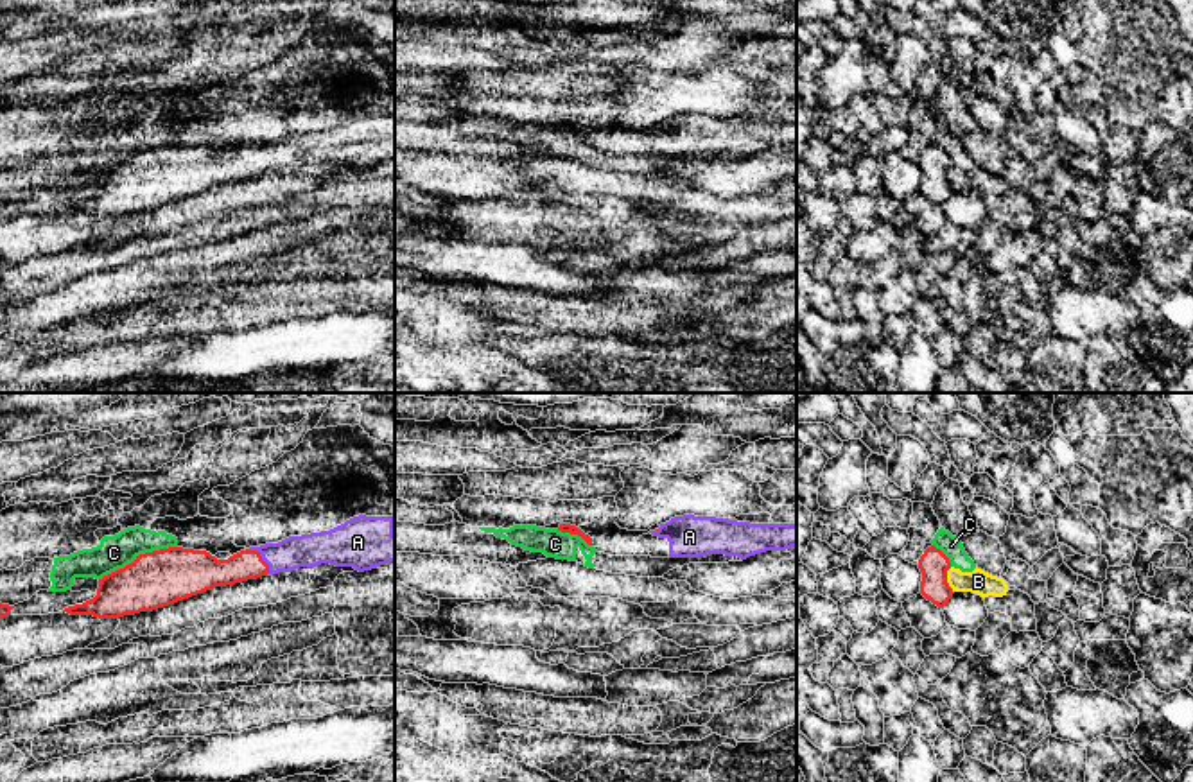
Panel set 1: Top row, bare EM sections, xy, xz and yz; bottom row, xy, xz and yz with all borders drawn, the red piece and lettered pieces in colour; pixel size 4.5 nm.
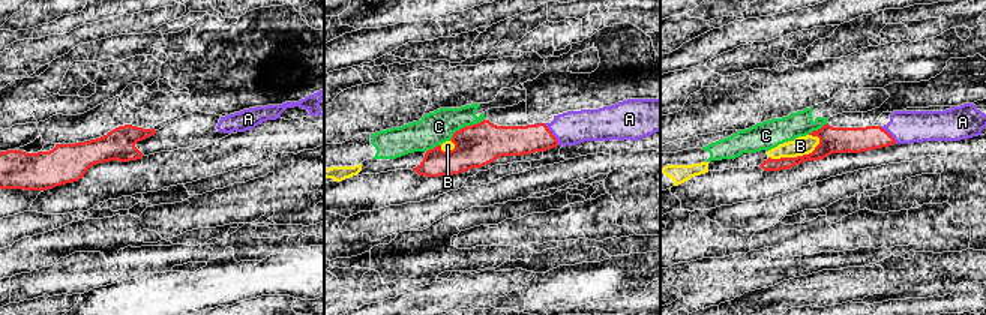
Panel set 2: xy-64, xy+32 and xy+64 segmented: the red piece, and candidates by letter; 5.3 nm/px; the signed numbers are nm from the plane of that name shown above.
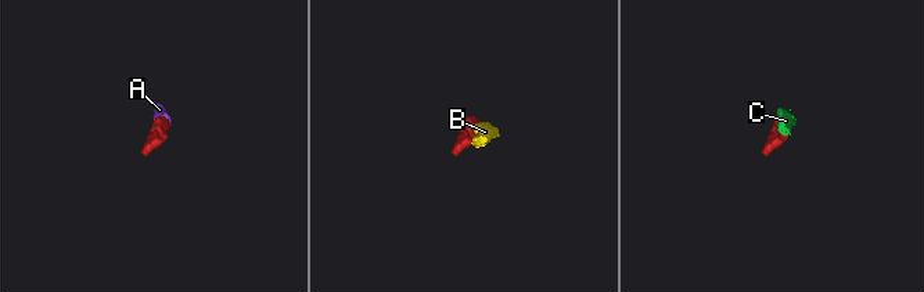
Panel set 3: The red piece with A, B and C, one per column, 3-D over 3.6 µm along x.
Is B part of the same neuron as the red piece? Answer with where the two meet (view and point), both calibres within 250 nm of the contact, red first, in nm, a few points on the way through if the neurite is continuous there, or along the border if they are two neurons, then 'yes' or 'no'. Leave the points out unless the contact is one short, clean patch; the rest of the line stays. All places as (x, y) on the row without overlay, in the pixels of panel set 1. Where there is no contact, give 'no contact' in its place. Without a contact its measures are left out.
meets red in yz at (946, 178); 140 nm thick on the red side, 110 nm on the other; no

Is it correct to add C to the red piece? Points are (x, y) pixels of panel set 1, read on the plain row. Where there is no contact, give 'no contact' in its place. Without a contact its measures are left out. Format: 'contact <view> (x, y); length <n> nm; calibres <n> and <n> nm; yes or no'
contact xy (137, 155); length 380 nm; calibres 260 and 150 nm; no

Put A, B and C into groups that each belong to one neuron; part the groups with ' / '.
A / B / C

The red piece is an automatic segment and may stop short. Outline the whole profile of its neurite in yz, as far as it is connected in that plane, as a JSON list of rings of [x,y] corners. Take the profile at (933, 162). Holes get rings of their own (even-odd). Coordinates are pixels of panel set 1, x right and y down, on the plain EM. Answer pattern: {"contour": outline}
{"contour": [[[931,143],[920,154],[919,167],[922,170],[920,192],[938,206],[944,206],[954,192],[947,181],[949,156]]]}

